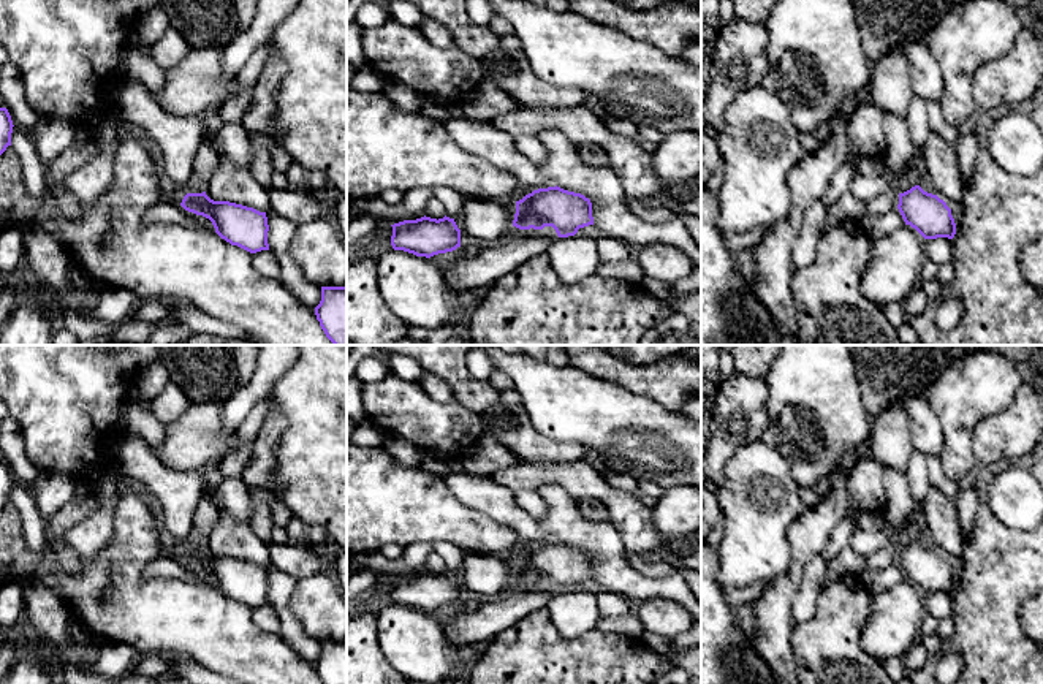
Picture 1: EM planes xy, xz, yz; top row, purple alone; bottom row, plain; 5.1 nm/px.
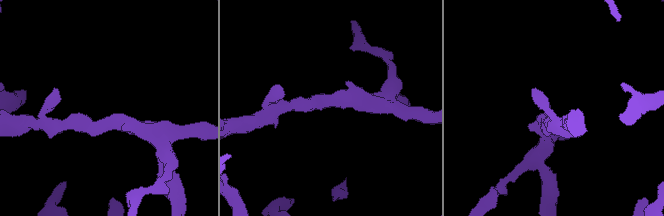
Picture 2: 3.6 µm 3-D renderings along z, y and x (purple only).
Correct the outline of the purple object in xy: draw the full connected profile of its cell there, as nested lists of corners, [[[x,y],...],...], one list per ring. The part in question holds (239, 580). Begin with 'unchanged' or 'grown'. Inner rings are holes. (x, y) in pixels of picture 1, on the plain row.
unchanged | [[[206,546],[187,548],[180,560],[188,567],[209,573],[215,587],[231,600],[250,608],[269,605],[266,567],[229,556],[214,556]]]

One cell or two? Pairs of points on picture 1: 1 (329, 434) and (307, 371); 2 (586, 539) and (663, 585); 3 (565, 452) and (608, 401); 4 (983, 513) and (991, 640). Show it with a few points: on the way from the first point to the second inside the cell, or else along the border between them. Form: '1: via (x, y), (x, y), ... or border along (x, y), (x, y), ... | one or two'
1: via (329, 418), (329, 393), (323, 387) | one
2: via (605, 556), (633, 585), (644, 585) | one
3: border along (538, 431), (551, 439), (578, 442), (589, 450) | two
4: via (991, 545), (991, 608) | one

